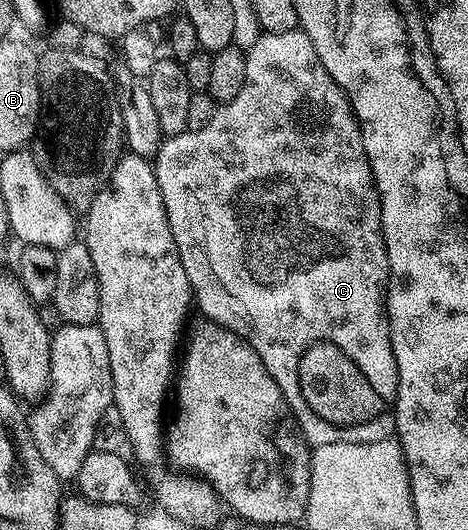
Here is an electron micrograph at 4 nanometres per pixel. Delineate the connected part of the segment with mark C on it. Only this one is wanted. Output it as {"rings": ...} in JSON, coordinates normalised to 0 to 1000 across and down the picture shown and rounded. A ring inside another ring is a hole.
{"rings":[[[643,53],[624,58],[598,58],[596,62],[562,60],[560,68],[547,74],[543,87],[526,100],[526,125],[530,126],[530,142],[521,149],[521,164],[513,164],[513,179],[504,179],[504,187],[468,196],[459,204],[453,225],[444,225],[444,232],[436,232],[436,240],[408,243],[374,258],[353,260],[335,298],[327,306],[329,328],[338,340],[342,368],[350,375],[350,391],[359,406],[359,421],[368,428],[368,443],[380,468],[385,496],[393,496],[393,511],[402,519],[402,534],[412,566],[419,570],[421,589],[425,583],[438,604],[459,606],[462,611],[479,615],[509,636],[519,636],[538,655],[538,662],[547,662],[547,670],[556,670],[564,692],[573,692],[573,708],[581,708],[581,715],[590,715],[615,768],[628,779],[628,792],[637,796],[647,825],[665,842],[677,843],[692,836],[803,836],[803,828],[821,828],[844,815],[842,755],[850,751],[850,702],[838,662],[833,604],[825,600],[825,542],[833,526],[833,498],[829,496],[829,474],[816,442],[816,385],[808,374],[808,355],[799,351],[799,332],[795,330],[795,315],[786,308],[786,292],[778,285],[765,223],[756,219],[748,189],[739,185],[739,175],[722,162],[718,149],[709,149],[709,142],[701,142],[701,134],[692,134],[692,119],[684,119],[684,104],[675,104],[675,89],[667,89],[667,74],[658,74],[658,66],[645,60]]]}

